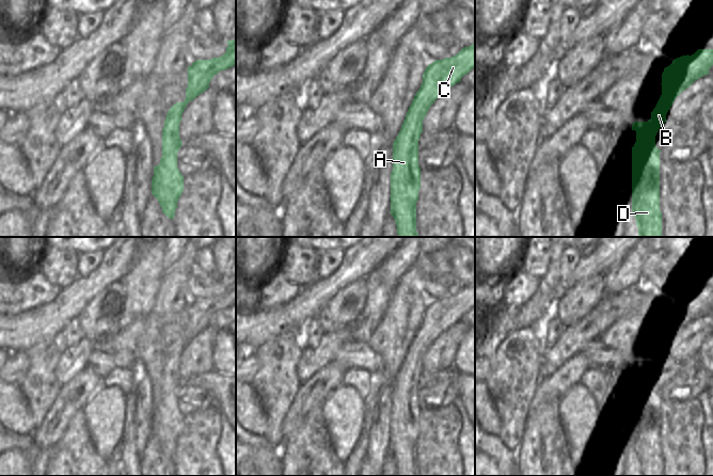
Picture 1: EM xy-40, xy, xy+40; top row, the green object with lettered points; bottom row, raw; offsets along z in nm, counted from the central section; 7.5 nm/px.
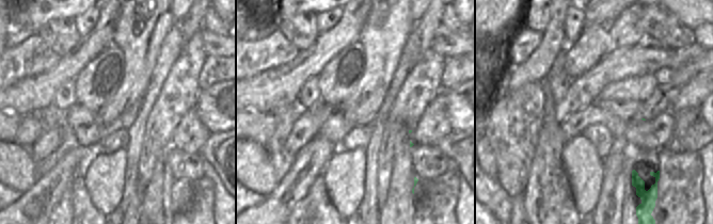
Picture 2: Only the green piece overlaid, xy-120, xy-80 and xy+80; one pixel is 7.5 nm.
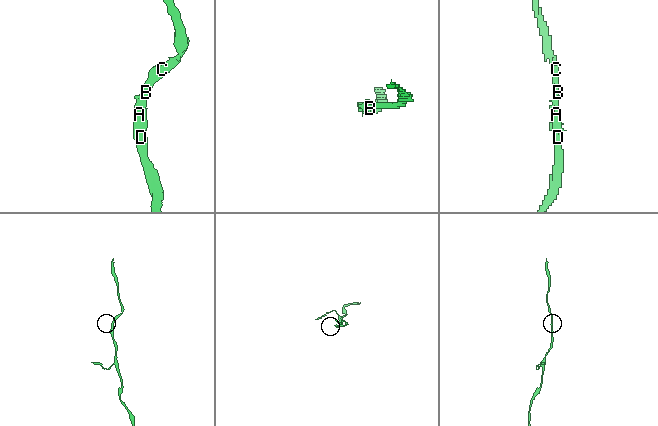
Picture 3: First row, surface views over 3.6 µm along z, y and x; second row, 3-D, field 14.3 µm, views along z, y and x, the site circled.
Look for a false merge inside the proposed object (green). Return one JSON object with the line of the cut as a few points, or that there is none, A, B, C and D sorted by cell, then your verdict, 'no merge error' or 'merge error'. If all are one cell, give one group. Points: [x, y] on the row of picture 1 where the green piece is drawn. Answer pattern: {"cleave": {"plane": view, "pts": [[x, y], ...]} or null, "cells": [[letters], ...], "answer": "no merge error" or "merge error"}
{"cleave": null, "cells": [["A", "B", "C", "D"]], "answer": "no merge error"}

